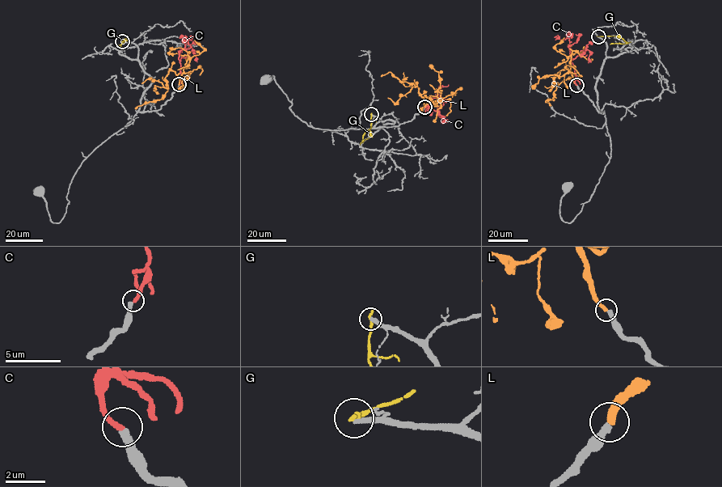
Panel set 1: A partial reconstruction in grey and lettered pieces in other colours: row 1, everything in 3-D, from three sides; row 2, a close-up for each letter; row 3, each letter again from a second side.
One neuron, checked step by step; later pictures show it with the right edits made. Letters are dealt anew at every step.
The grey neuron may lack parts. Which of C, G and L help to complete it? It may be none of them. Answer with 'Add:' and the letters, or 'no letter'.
Add: no letter

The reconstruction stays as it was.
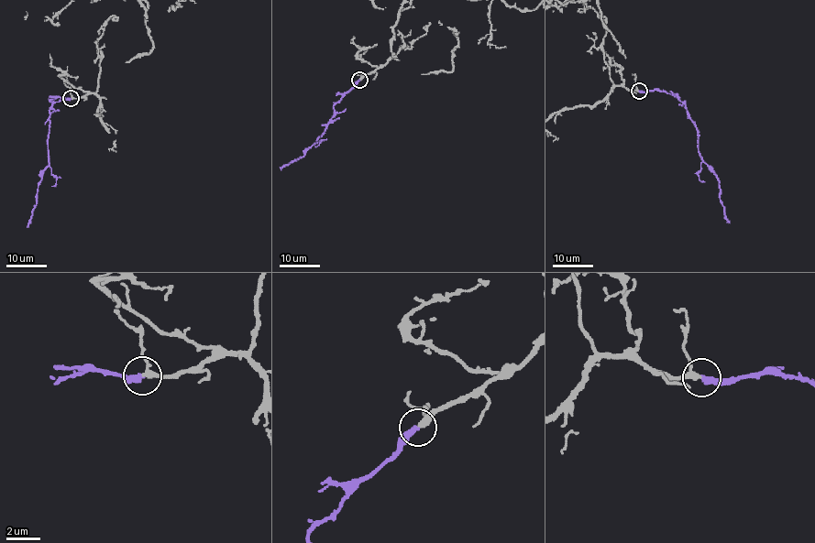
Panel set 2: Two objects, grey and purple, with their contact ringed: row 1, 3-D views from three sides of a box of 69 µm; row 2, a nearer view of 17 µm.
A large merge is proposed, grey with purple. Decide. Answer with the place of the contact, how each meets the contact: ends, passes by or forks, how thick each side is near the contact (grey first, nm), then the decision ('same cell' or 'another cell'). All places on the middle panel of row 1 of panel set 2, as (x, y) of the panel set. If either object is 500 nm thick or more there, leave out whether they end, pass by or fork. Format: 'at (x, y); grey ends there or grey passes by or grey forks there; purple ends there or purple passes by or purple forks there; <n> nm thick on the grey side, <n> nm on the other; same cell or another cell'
at (359, 80); grey passes by; purple ends there; 240 nm thick on the grey side, 320 nm on the other; same cell

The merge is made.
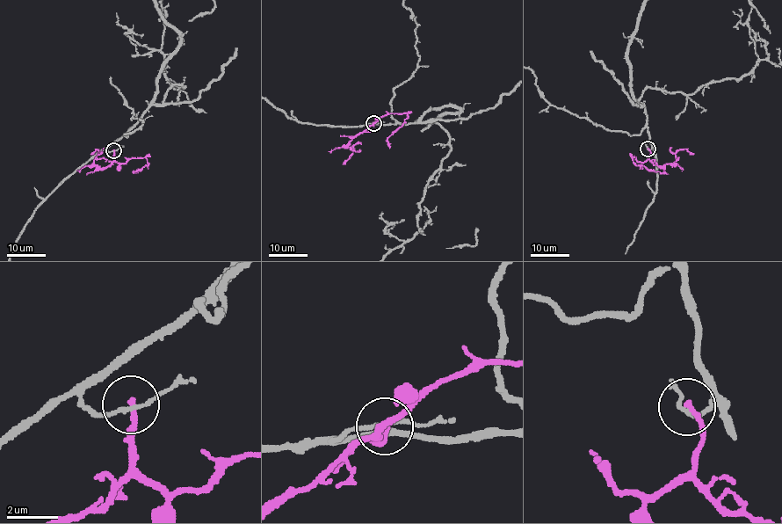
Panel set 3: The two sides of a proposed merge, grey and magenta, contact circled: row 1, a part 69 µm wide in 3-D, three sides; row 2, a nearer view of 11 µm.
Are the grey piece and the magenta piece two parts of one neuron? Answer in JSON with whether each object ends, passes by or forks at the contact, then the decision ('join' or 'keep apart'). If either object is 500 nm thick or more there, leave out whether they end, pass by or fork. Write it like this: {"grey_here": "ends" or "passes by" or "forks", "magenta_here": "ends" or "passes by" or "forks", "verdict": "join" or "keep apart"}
{"grey_here": "passes by", "magenta_here": "ends", "verdict": "keep apart"}

